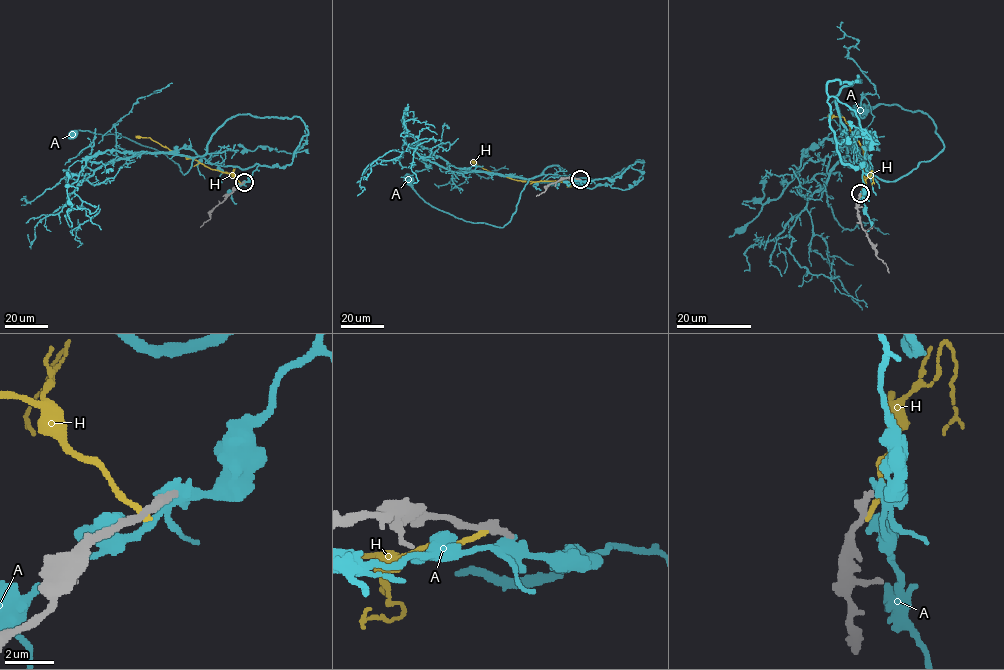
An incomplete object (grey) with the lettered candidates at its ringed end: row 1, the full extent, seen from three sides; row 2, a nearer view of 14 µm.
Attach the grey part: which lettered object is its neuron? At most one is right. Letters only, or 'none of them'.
none of them

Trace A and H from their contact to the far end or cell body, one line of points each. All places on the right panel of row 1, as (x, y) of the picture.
A: (861, 194), (866, 164), (867, 171), (852, 144), (885, 181), (908, 174), (943, 143), (921, 111), (858, 109)
H: (859, 196), (863, 186), (864, 151), (843, 116), (828, 115)

